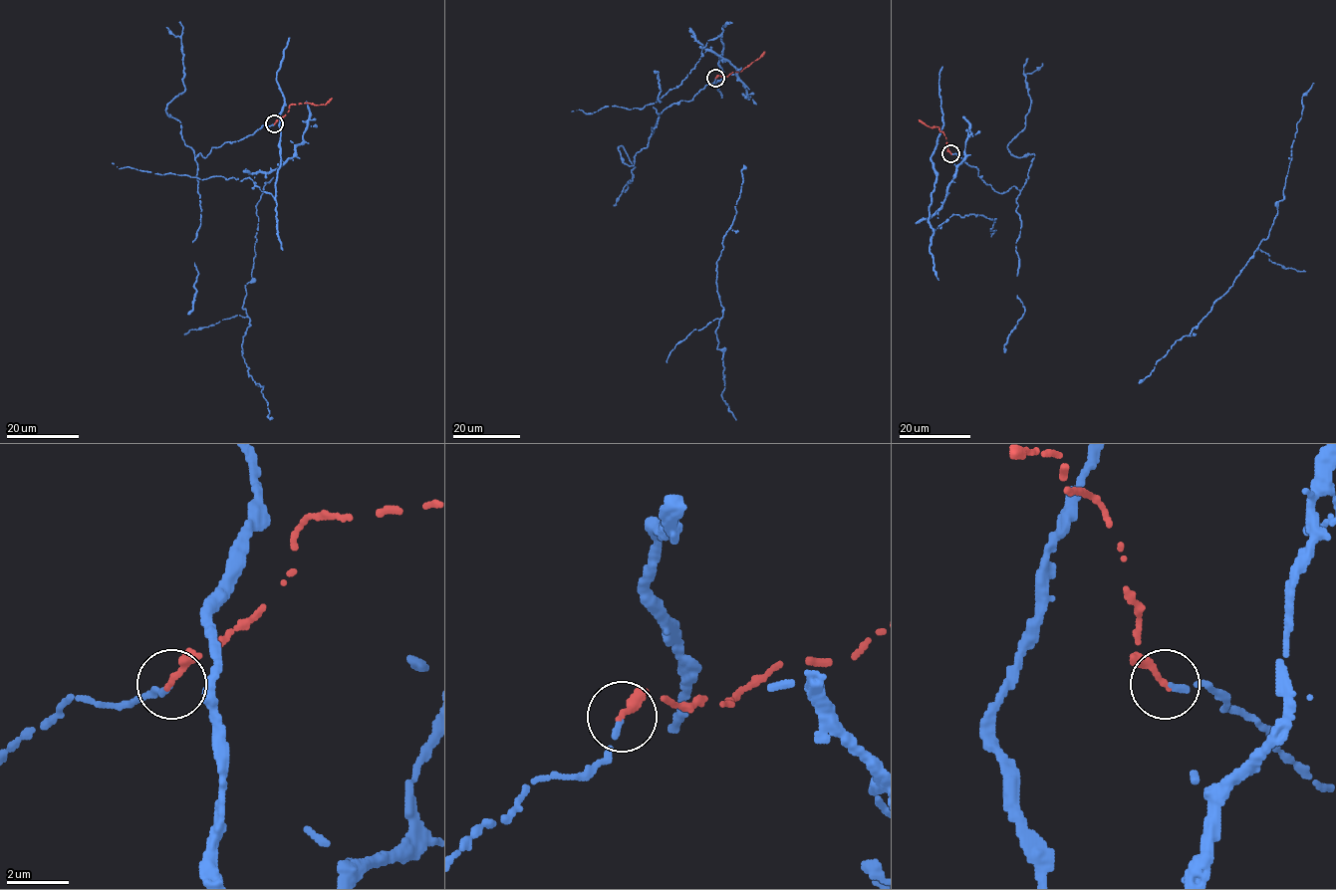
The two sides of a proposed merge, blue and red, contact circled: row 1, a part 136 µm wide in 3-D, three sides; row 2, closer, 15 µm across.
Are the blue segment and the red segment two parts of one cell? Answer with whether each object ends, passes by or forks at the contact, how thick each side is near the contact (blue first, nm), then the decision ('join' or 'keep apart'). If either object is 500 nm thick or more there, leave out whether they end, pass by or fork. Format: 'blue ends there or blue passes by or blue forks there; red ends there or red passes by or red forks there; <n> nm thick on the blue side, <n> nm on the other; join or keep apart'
blue ends there; red ends there; 180 nm thick on the blue side, 240 nm on the other; join

